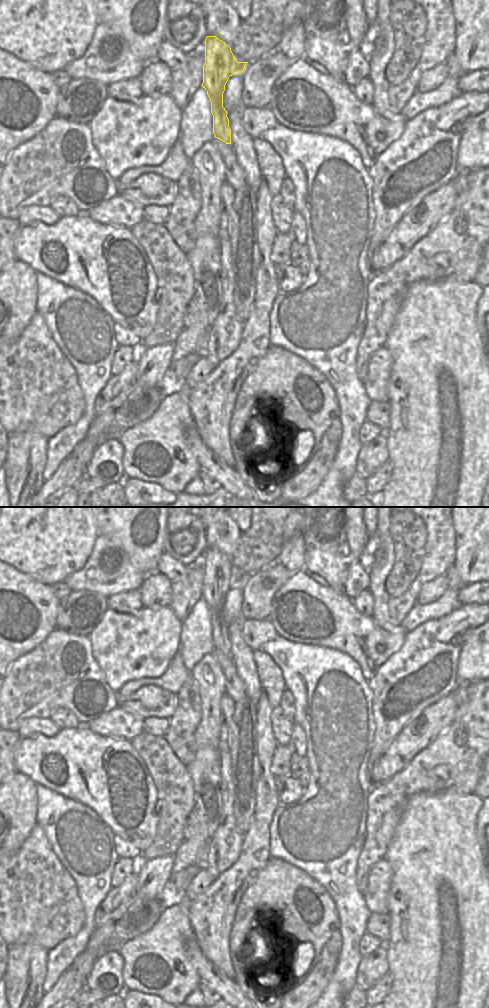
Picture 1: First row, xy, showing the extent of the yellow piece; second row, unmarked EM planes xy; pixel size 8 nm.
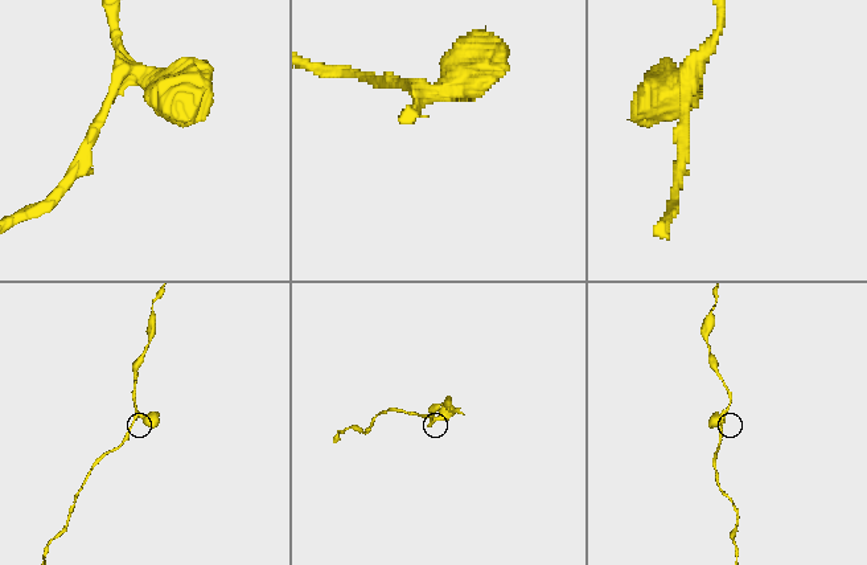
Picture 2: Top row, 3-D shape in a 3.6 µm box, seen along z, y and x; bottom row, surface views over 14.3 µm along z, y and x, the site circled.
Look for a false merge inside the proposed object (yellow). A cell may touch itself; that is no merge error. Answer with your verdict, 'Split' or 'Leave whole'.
Leave whole

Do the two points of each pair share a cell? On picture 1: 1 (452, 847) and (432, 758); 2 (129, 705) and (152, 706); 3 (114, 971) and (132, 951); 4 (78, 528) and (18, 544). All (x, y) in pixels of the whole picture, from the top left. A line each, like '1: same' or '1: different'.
1: different
2: same
3: different
4: same

